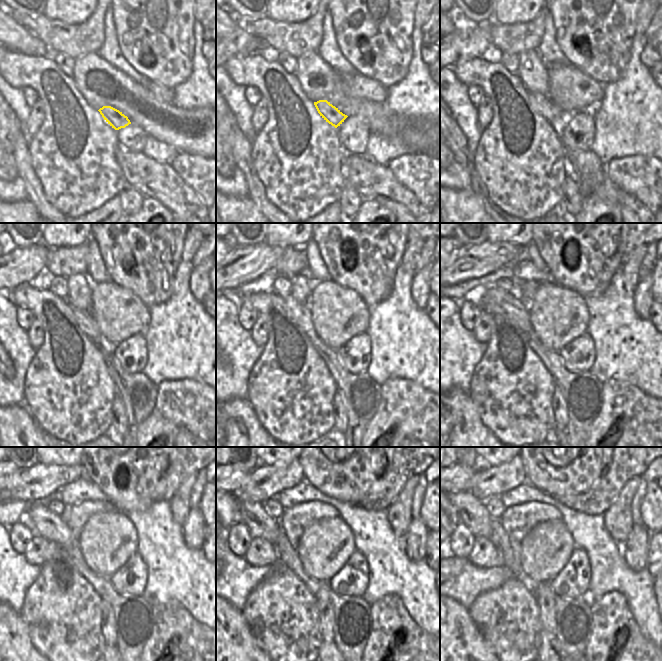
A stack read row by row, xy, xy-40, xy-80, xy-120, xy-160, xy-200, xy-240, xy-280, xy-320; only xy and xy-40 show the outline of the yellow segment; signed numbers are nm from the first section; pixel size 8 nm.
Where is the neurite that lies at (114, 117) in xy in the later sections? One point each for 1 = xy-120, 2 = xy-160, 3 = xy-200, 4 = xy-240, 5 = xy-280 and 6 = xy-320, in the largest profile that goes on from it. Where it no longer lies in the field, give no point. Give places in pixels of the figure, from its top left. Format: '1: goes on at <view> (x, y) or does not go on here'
1: goes on at xy-120 (86, 323)
2: goes on at xy-160 (301, 312)
3: goes on at xy-200 (494, 301)
4: goes on at xy-240 (42, 522)
5: goes on at xy-280 (260, 524)
6: goes on at xy-320 (470, 511)

